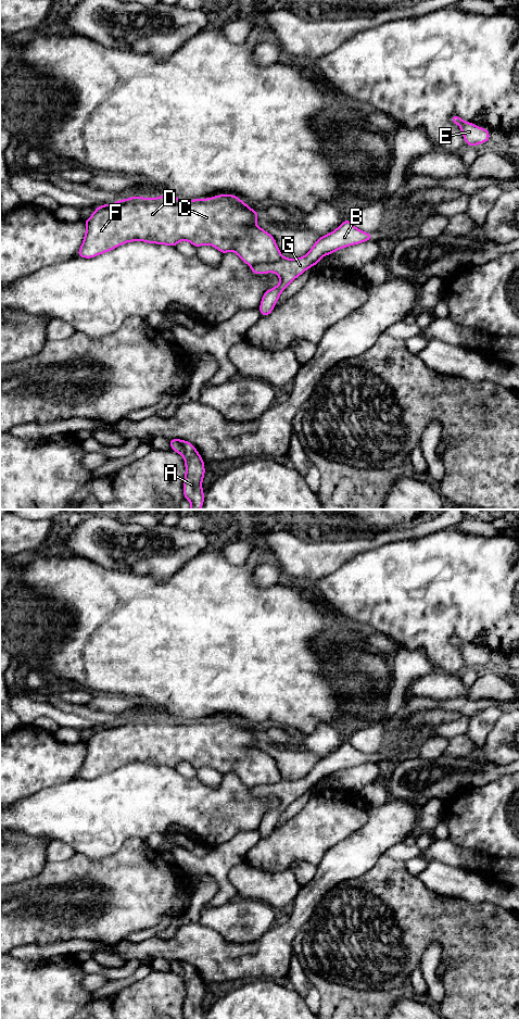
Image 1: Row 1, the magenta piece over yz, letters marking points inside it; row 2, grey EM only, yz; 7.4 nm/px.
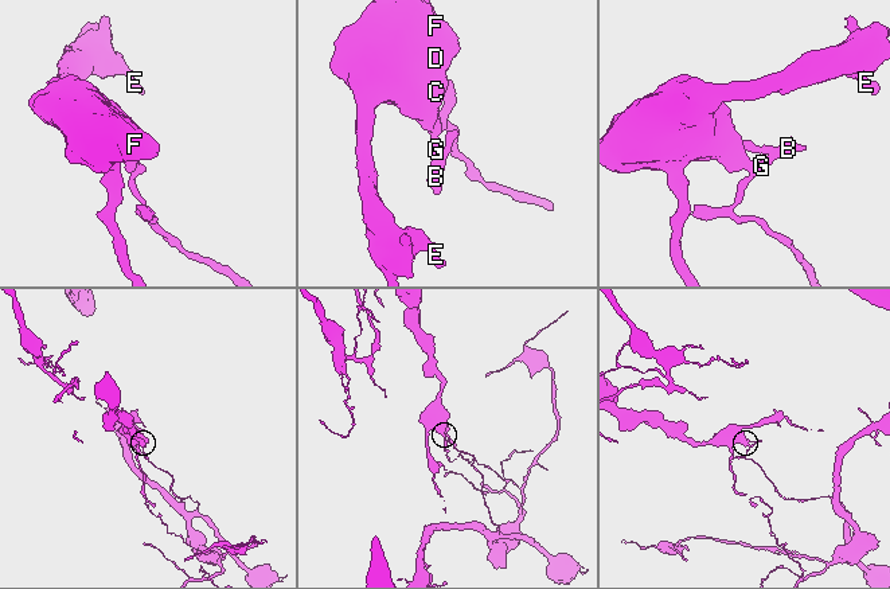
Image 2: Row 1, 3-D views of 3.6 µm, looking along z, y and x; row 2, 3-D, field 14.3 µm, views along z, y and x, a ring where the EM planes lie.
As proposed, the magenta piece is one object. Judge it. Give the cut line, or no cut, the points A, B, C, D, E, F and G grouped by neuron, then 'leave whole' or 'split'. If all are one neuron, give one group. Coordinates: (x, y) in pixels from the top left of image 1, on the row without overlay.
yz (281, 778), (276, 782), (260, 783), (251, 788) | A C D E F / B G | split

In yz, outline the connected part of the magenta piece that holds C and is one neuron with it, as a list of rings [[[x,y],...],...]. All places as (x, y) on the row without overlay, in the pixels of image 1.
[[[167,716],[160,719],[135,717],[96,729],[93,735],[84,742],[86,756],[77,777],[91,780],[130,763],[176,768],[186,762],[197,770],[210,766],[223,776],[233,772],[250,788],[277,783],[282,777],[274,758],[255,745],[258,738],[260,734],[233,716],[195,721],[181,721]]]

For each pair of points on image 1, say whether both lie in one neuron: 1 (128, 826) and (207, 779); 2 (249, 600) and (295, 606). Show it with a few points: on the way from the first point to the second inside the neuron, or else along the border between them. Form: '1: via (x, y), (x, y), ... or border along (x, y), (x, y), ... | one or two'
1: border along (197, 776), (212, 787), (216, 787), (223, 778) | two
2: via (261, 606), (283, 606) | one

